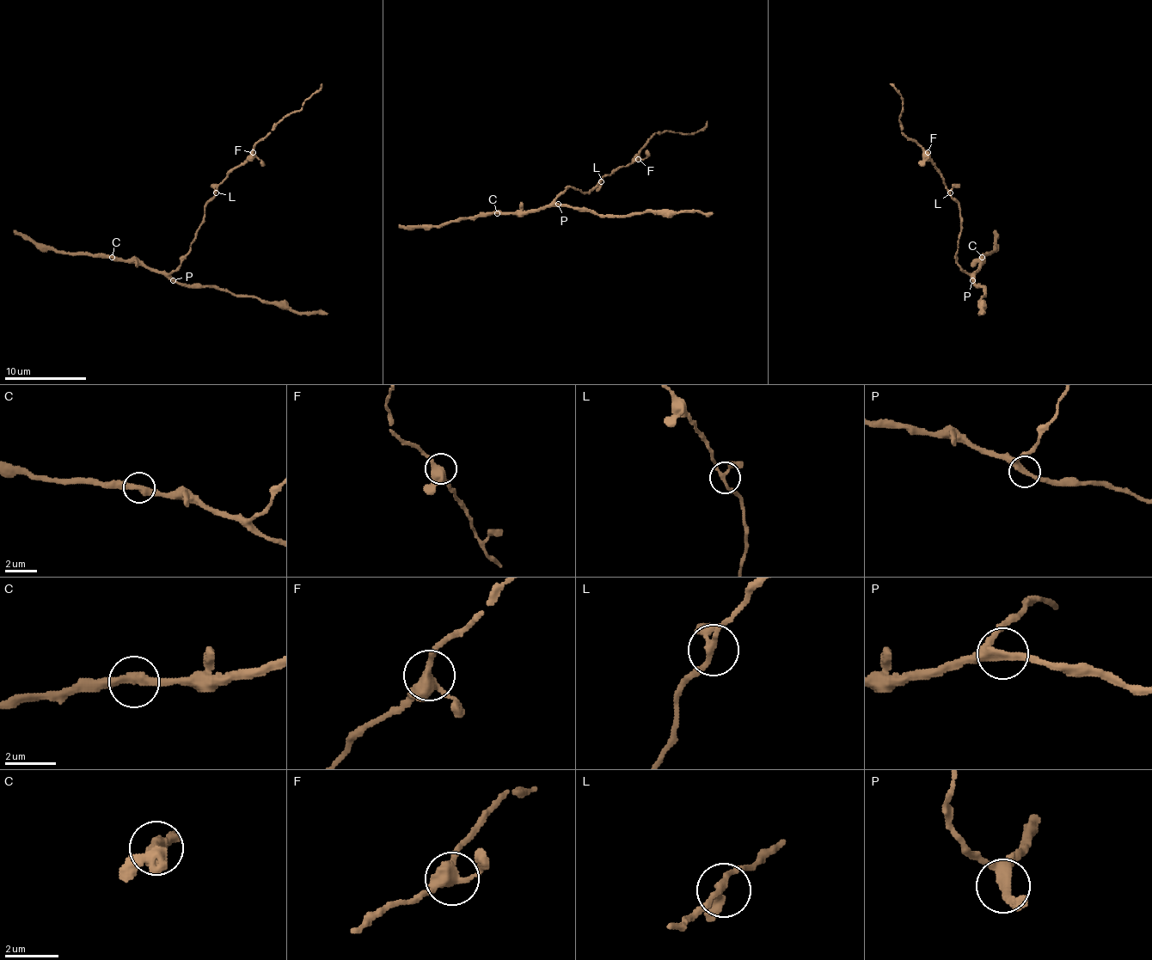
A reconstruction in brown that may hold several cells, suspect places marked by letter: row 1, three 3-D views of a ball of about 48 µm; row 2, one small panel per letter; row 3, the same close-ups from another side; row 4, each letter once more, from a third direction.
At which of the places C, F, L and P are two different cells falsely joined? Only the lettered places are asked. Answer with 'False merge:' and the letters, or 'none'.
False merge: none

